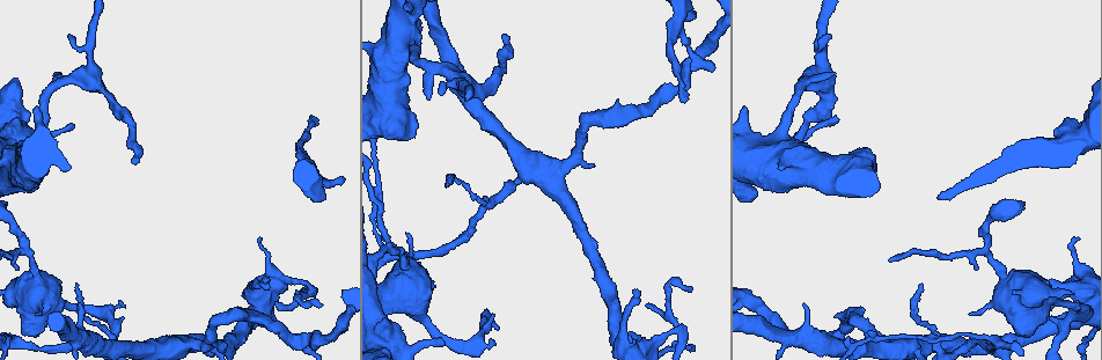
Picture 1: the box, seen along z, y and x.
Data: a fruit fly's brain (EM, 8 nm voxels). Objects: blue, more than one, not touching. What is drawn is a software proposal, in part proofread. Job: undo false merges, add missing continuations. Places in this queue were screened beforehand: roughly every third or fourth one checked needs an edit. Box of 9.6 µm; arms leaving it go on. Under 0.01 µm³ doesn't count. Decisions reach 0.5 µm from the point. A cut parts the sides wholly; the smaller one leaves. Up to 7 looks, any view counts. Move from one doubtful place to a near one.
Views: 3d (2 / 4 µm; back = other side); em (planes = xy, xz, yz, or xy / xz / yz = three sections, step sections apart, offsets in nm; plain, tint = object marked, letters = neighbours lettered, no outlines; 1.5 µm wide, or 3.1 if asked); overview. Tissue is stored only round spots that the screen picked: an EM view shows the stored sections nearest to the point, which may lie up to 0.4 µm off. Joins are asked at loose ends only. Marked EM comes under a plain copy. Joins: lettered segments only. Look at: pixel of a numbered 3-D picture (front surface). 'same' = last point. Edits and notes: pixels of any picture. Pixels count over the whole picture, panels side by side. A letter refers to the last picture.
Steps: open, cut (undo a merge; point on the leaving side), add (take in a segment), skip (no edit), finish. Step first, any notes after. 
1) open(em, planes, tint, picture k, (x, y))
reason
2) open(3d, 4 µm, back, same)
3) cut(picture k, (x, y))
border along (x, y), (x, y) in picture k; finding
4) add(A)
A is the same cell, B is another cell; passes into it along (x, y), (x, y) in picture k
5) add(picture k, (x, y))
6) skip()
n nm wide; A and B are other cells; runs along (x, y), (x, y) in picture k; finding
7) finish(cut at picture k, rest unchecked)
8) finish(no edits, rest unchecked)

open(3d, 2 µm, picture 1, (322, 195))
stops while still wide

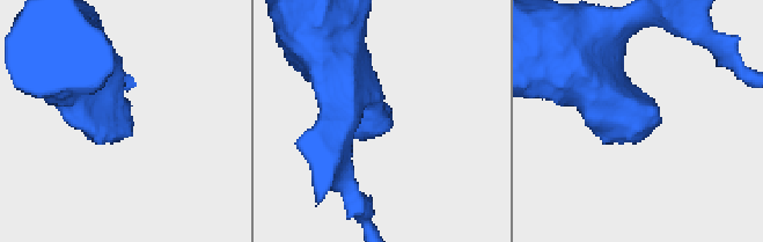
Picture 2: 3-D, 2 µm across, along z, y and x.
open(em, yz, step 4, letters, picture 2, (652, 122))

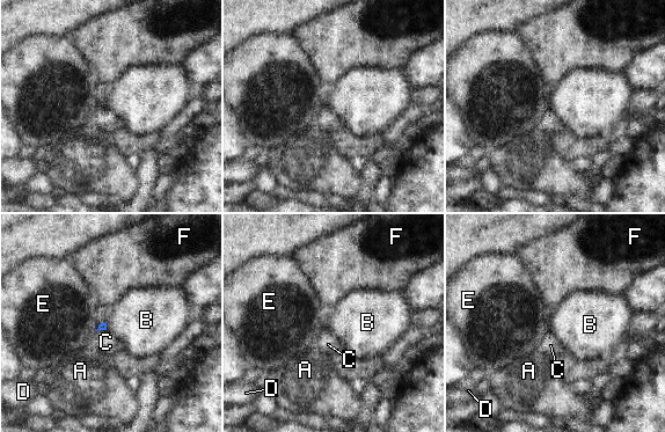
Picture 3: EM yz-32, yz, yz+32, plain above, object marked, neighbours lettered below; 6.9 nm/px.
open(em, planes, letters, same)
another direction

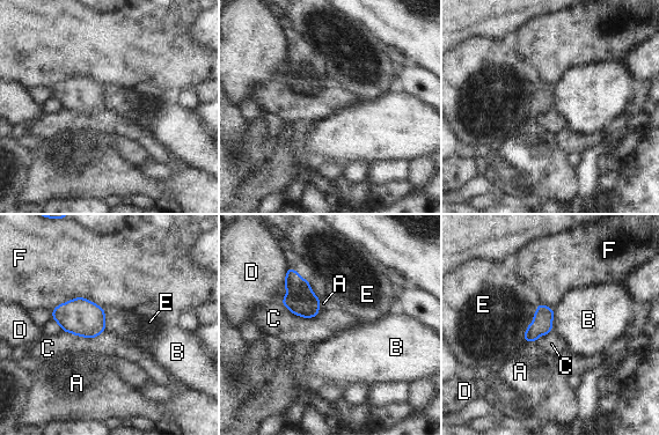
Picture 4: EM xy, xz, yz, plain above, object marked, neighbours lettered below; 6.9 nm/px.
skip()
A, B, C, D, E and F are other cells; border along (61, 330), (89, 338), (104, 332) in picture 4; no lettered segment goes on from it

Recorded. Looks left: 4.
open(3d, 4 µm, picture 1, (691, 289))
an open end

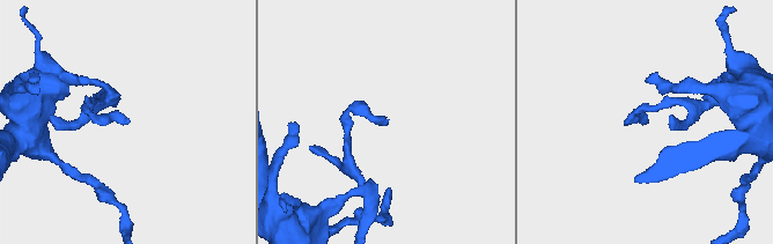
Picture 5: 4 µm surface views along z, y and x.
open(em, planes, letters, picture 5, (385, 121))

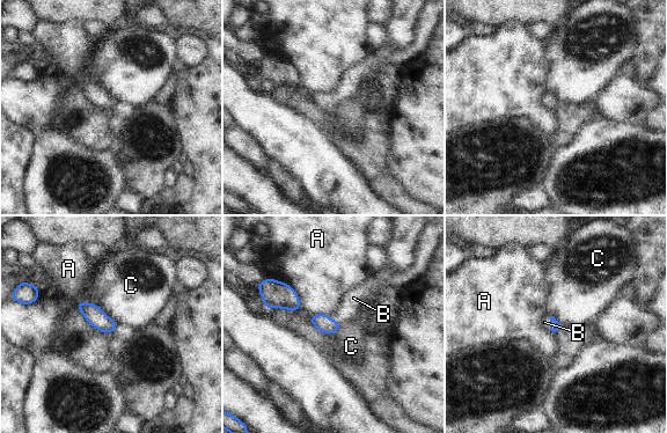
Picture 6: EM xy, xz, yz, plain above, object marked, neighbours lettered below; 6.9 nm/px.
add(B)
80 nm wide; B is the same cell, A and C are other cells; passes into it along (322, 322), (335, 321), (353, 298) in picture 6; the neuron continues

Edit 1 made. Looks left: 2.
finish(add at picture 6, rest unchecked)

